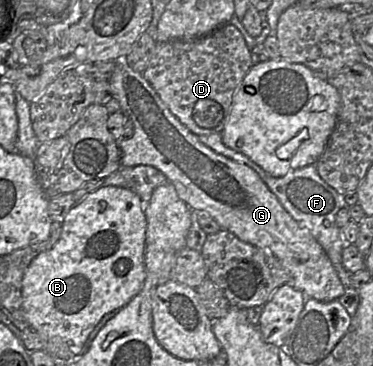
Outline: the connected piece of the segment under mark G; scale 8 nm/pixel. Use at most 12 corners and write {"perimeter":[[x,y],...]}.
{"perimeter":[[125,59],[122,167],[150,165],[191,210],[273,254],[318,301],[344,288],[249,166],[204,145]]}

